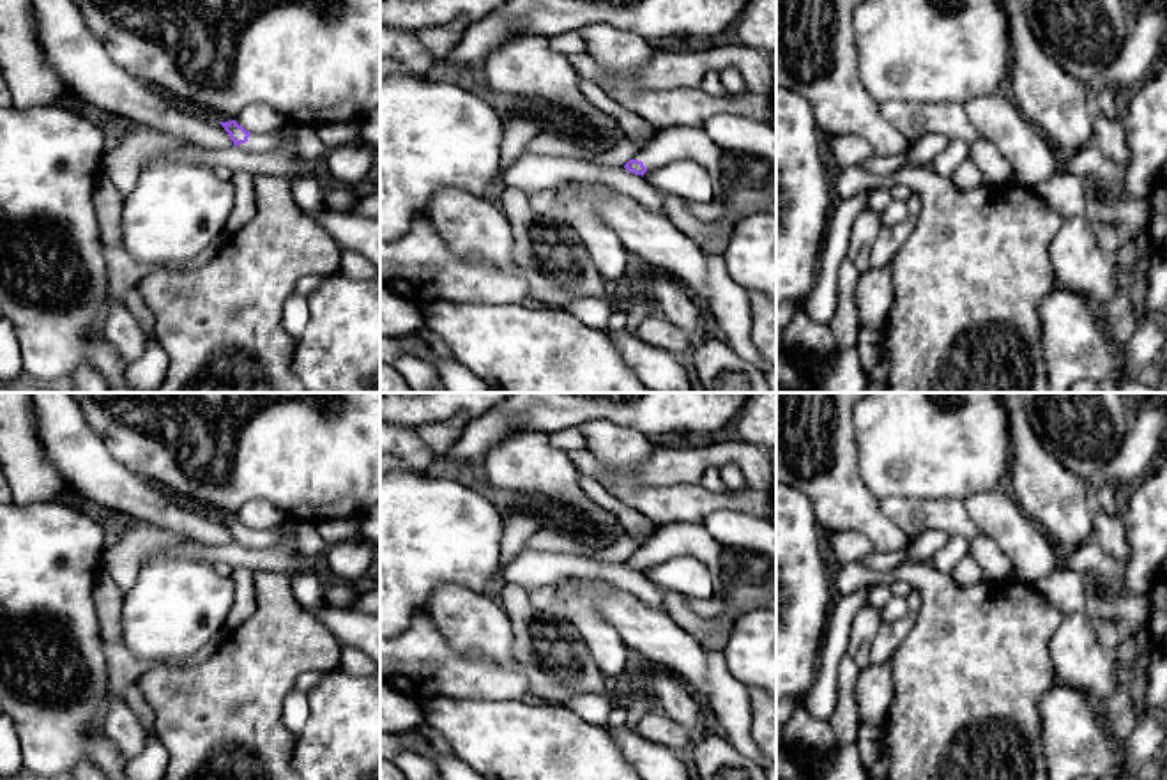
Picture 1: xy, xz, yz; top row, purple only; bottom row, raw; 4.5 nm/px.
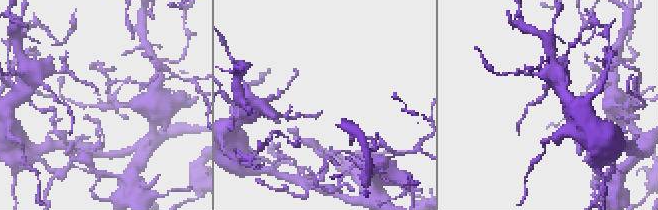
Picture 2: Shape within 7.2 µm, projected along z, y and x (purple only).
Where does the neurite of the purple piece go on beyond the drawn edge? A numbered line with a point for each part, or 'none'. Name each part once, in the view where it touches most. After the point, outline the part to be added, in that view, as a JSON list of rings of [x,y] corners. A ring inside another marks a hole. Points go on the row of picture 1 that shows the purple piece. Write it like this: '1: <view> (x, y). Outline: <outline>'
1: xy (259, 142). Outline: [[[279,131],[272,133],[251,133],[246,143],[237,145],[239,149],[251,154],[263,154],[283,145],[286,136]]]

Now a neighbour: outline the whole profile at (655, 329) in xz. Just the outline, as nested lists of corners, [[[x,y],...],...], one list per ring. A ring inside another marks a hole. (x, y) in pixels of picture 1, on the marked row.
[[[663,315],[645,317],[633,333],[642,341],[686,357],[691,352],[691,334],[667,320]]]

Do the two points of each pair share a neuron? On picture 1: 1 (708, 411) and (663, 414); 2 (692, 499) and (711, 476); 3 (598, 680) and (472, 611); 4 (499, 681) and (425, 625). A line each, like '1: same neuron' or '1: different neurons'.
1: same neuron
2: different neurons
3: different neurons
4: same neuron

